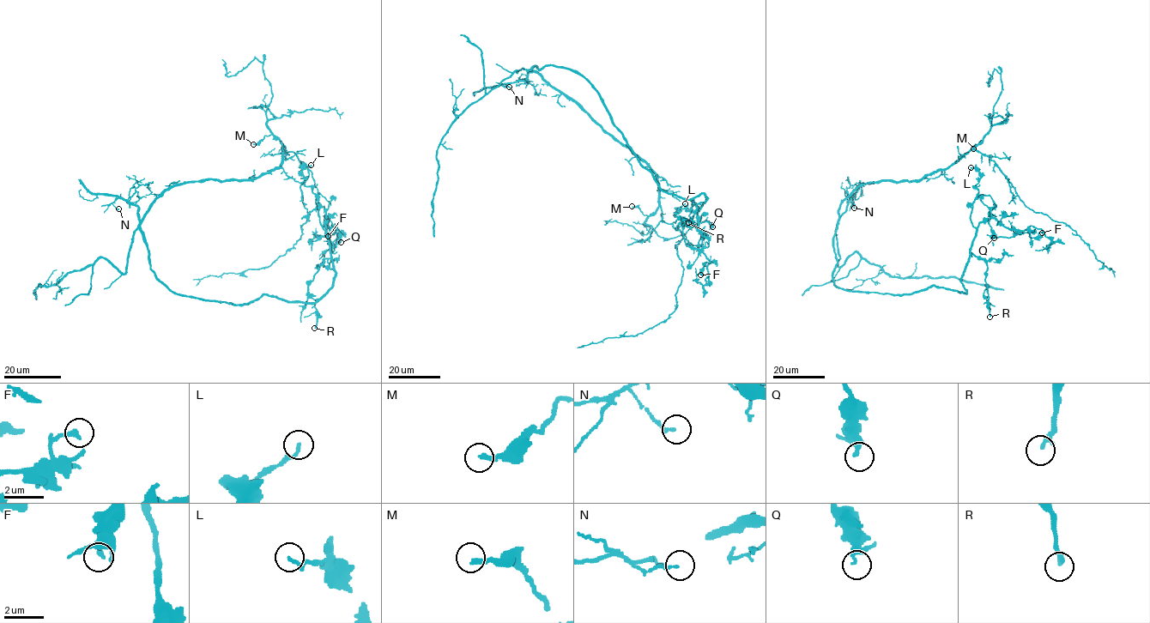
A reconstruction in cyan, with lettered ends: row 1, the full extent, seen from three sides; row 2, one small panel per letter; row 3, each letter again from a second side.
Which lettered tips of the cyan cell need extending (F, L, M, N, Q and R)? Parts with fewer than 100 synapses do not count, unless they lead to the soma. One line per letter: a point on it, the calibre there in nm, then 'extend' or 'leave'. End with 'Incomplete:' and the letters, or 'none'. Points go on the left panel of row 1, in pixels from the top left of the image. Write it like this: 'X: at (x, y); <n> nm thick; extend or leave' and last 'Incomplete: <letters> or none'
F: at (328, 236); 190 nm thick; leave
L: at (311, 165); 150 nm thick; leave
M: at (253, 144); 240 nm thick; leave
N: at (118, 208); 140 nm thick; leave
Q: at (341, 242); 300 nm thick; leave
R: at (314, 328); 240 nm thick; leave
Incomplete: none

